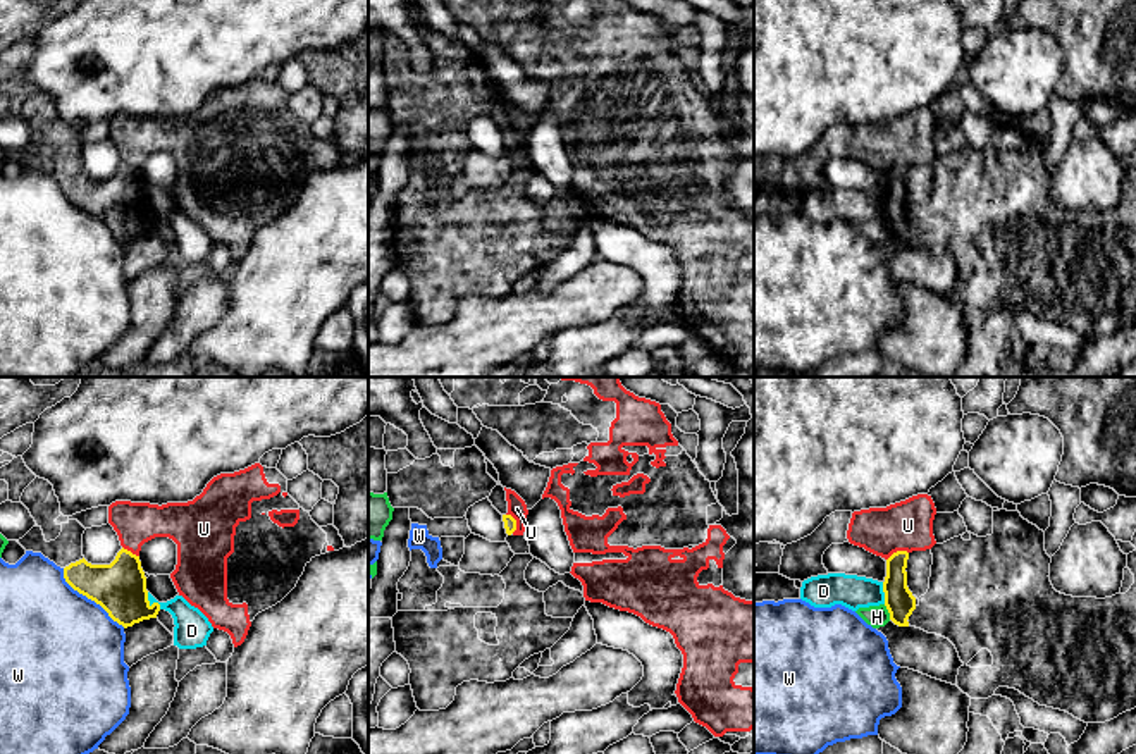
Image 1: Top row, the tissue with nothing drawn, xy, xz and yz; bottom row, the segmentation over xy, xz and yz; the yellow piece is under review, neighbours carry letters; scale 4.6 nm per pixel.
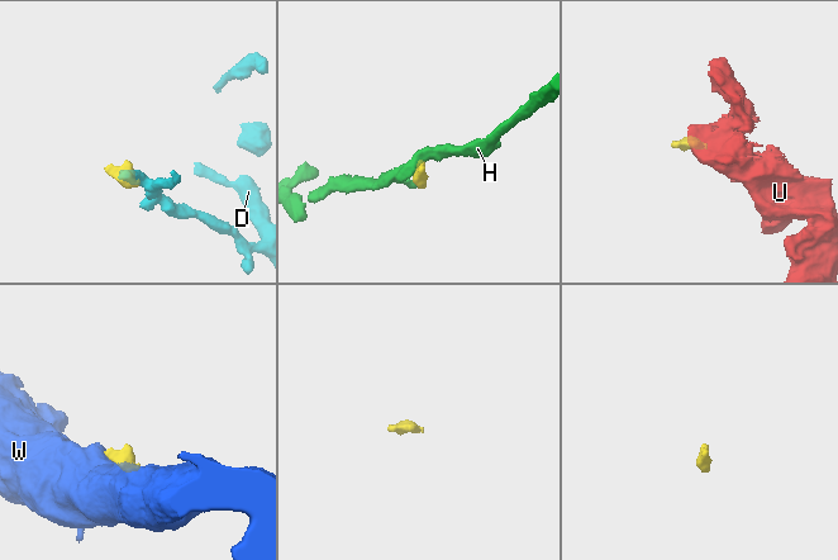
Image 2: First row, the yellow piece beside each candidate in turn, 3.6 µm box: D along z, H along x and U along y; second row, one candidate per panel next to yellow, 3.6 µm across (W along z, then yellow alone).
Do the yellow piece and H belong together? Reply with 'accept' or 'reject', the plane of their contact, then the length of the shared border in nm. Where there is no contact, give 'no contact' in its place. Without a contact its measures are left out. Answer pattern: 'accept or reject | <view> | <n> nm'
reject | yz | 80 nm

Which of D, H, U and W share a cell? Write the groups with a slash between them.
D / H / U / W

